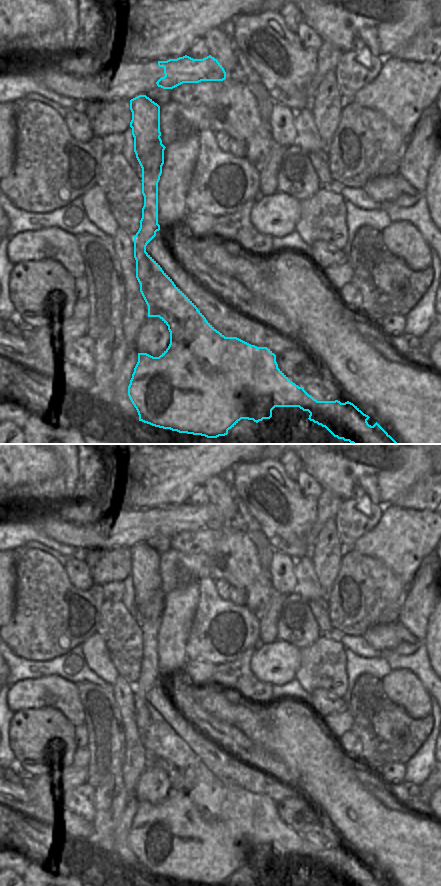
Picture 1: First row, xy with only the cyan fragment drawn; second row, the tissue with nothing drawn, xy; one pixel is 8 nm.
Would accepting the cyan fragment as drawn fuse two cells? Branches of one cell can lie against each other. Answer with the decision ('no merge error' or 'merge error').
merge error

